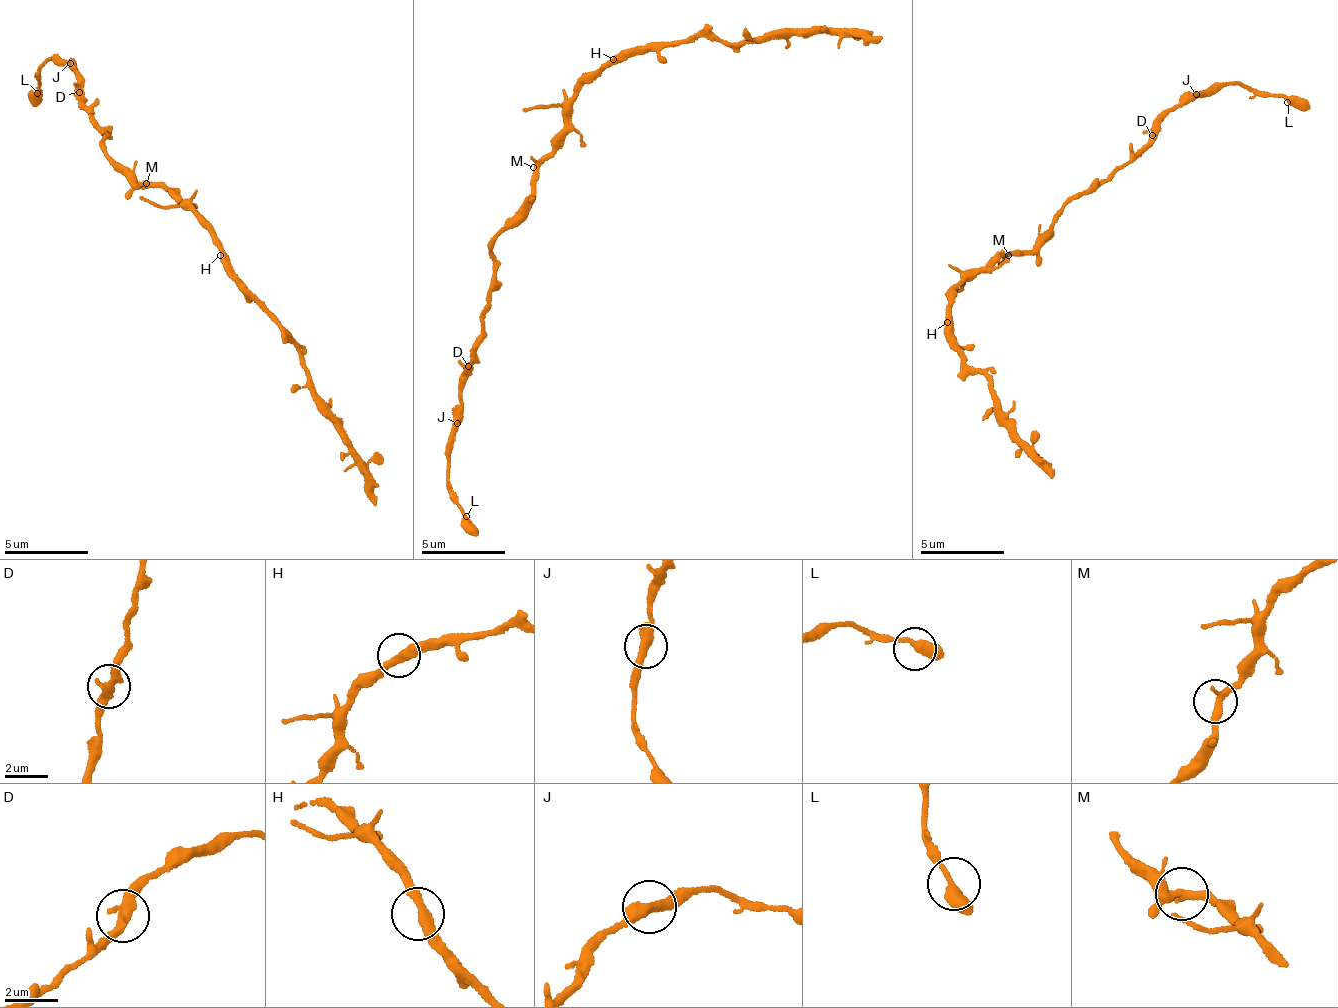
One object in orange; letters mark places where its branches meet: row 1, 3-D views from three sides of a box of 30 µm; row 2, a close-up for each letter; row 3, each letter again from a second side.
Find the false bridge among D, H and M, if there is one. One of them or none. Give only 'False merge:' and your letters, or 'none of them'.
False merge: none of them

